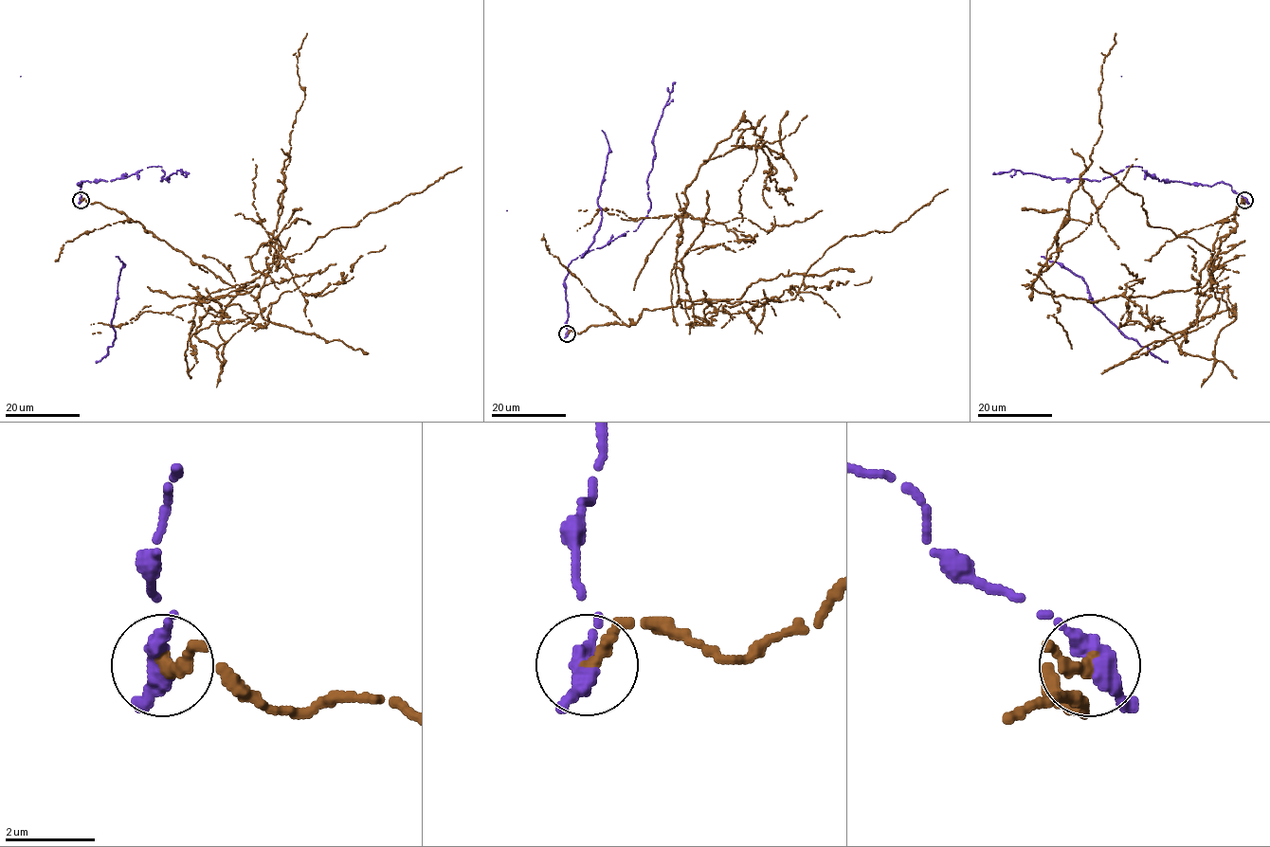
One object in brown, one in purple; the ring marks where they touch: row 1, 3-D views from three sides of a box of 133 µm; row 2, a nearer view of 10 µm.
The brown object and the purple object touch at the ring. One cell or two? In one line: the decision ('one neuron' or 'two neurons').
two neurons

